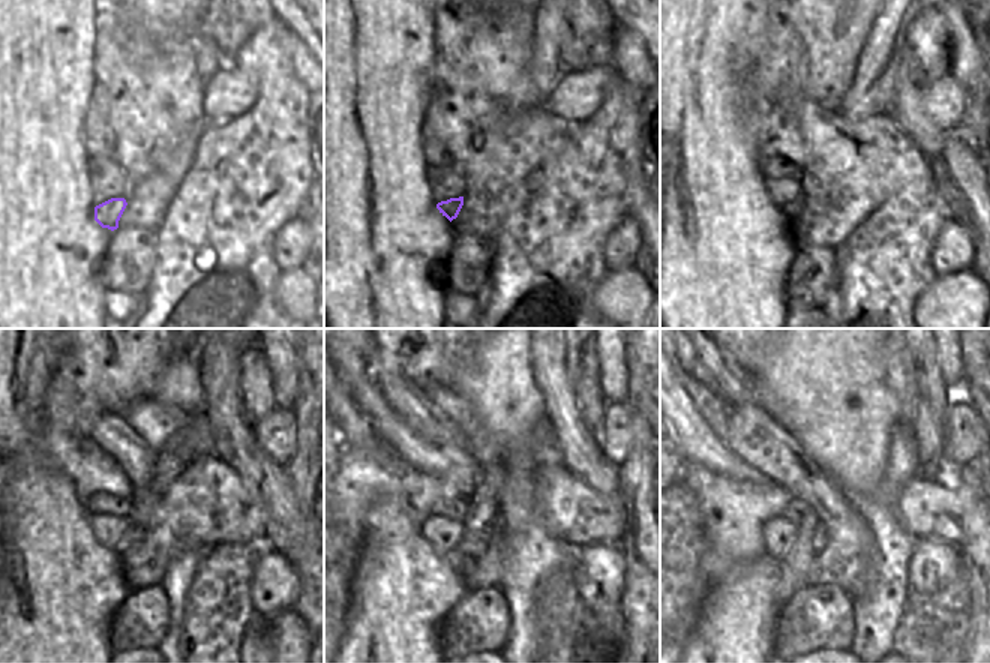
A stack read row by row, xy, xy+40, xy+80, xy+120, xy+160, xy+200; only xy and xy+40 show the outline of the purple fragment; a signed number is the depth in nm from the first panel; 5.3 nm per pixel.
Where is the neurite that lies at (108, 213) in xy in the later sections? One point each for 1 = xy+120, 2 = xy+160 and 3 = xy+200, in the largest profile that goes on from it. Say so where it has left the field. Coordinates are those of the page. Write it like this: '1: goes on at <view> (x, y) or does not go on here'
1: goes on at xy+120 (132, 533)
2: goes on at xy+160 (473, 545)
3: goes on at xy+200 (821, 534)

